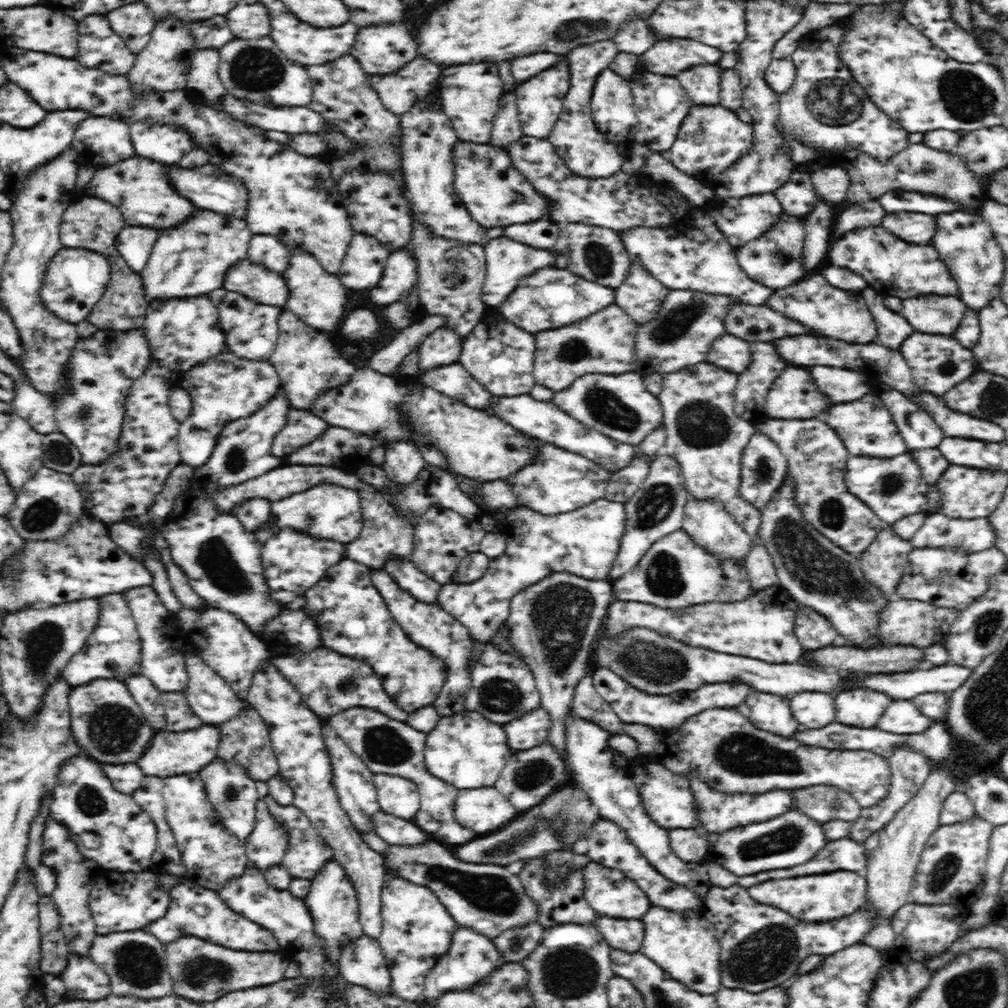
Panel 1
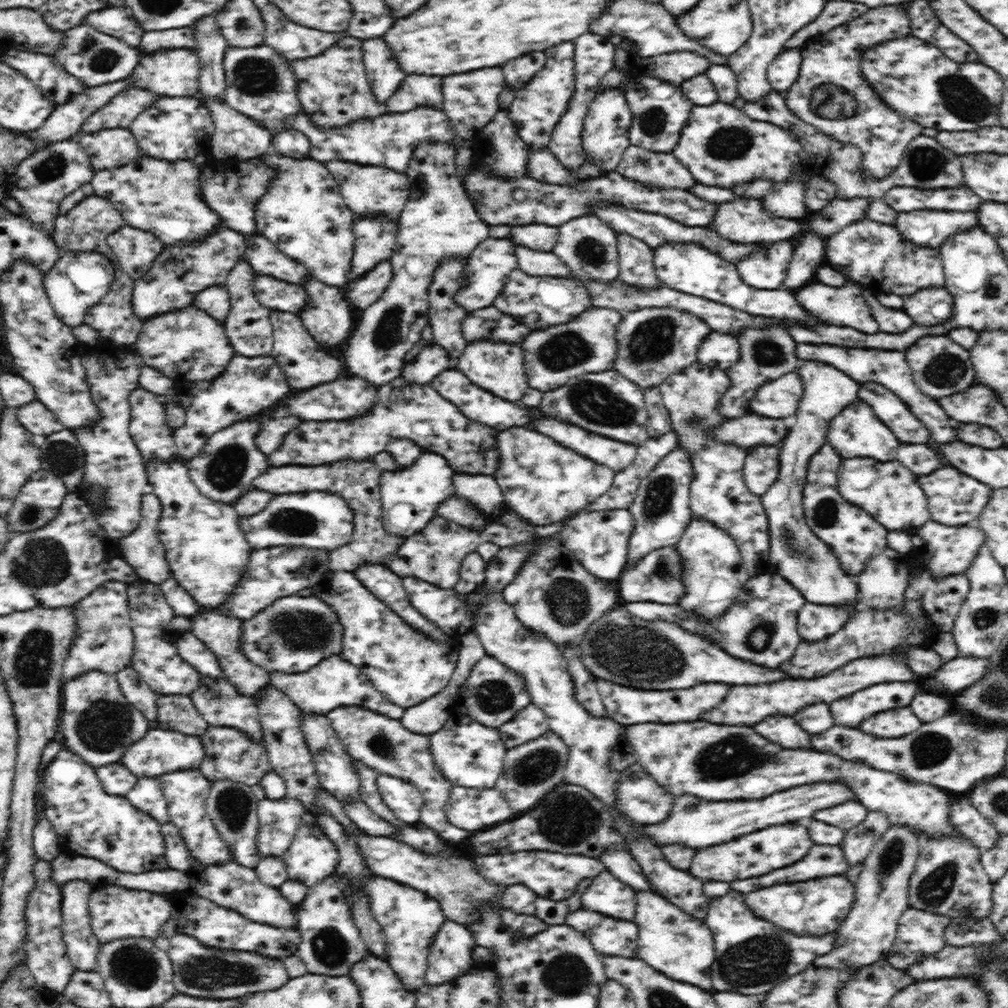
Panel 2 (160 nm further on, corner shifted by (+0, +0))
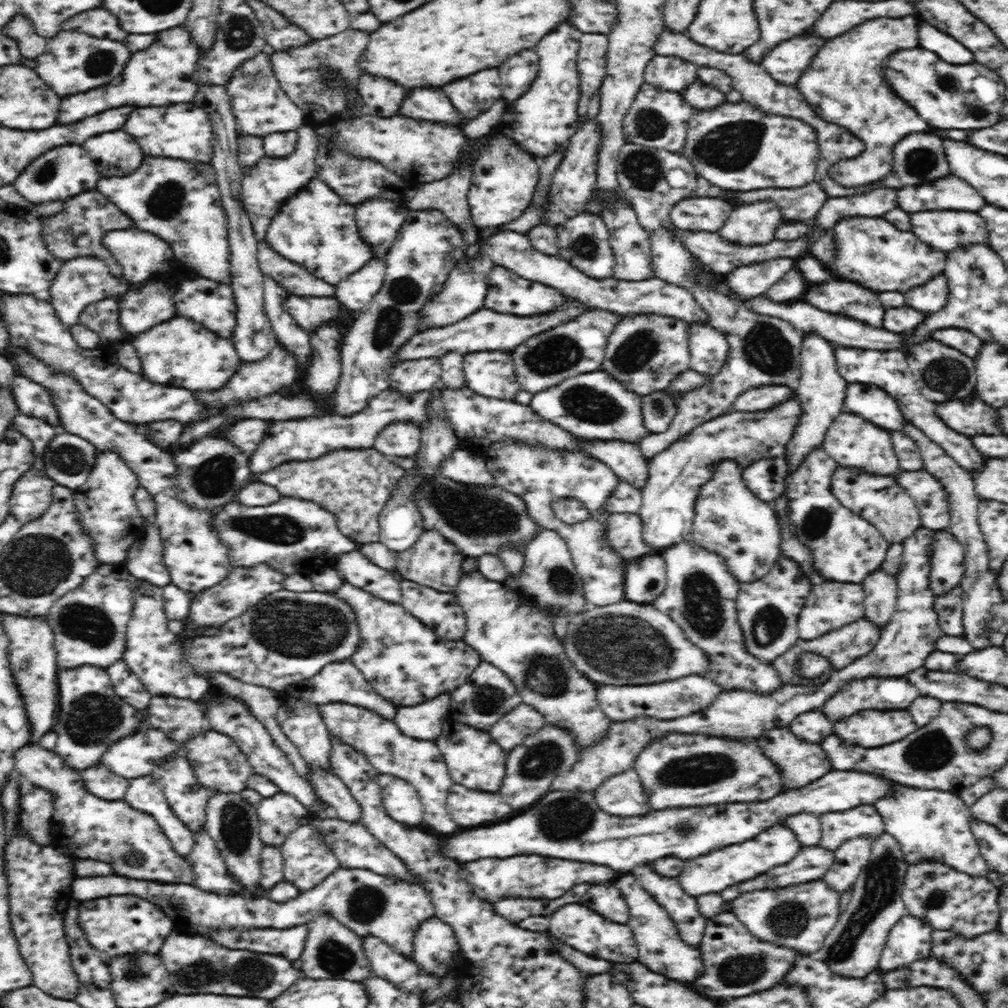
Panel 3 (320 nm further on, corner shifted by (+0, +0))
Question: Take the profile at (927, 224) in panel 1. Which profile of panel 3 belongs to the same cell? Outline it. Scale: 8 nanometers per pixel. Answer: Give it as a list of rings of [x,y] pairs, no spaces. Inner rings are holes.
[[[930,210],[910,214],[912,232],[932,248],[954,252],[970,244],[989,242],[986,222],[974,212]]]

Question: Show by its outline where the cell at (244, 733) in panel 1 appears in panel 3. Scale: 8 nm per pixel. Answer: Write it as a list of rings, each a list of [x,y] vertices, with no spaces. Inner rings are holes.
[[[214,729],[197,735],[186,743],[186,758],[198,782],[214,792],[240,792],[247,788],[246,780],[254,773],[248,757],[240,751],[234,739]]]

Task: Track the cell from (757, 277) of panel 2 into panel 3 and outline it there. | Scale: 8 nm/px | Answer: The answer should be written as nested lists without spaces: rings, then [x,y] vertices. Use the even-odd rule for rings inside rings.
[[[774,258],[736,268],[726,275],[726,287],[740,299],[751,300],[764,295],[792,268],[796,259]]]

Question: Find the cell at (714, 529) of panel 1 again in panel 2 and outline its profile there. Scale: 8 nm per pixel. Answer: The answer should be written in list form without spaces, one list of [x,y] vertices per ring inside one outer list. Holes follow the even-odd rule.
[[[693,518],[686,526],[682,539],[675,545],[684,568],[682,584],[685,588],[677,605],[685,610],[685,614],[714,620],[720,618],[734,604],[750,576],[733,540],[724,530],[705,520]]]

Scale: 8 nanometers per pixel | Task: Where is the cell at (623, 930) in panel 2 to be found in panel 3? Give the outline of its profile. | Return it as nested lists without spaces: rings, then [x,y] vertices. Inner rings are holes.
[[[580,904],[562,906],[548,918],[550,918],[550,932],[563,943],[584,954],[593,955],[611,963],[630,964],[638,960],[638,948],[636,948],[632,930],[626,924],[614,924]]]

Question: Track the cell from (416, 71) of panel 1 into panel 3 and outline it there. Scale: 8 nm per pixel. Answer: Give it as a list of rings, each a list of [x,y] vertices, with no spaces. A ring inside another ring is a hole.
[[[410,90],[406,102],[400,104],[399,114],[412,117],[415,120],[430,122],[445,122],[452,126],[461,127],[466,123],[458,110],[450,104],[446,94],[438,90]]]

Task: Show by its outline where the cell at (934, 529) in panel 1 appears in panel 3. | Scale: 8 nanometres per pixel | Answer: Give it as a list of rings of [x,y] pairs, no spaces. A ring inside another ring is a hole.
[[[945,529],[936,530],[930,550],[929,588],[934,596],[942,596],[959,586],[965,568],[964,553],[956,537]]]

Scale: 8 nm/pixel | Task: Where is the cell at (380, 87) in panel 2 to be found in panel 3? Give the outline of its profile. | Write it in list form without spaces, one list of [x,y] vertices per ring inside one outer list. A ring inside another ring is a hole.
[[[370,74],[360,77],[357,84],[357,92],[365,104],[365,113],[382,118],[392,118],[398,115],[400,104],[406,98],[406,88],[398,86],[384,78],[374,78]]]

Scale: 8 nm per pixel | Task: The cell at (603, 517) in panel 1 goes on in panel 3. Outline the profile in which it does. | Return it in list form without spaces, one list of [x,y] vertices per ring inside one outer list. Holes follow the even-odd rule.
[[[610,513],[606,522],[605,540],[612,549],[616,549],[624,564],[639,557],[652,555],[658,549],[646,545],[642,537],[642,519],[639,514]]]

